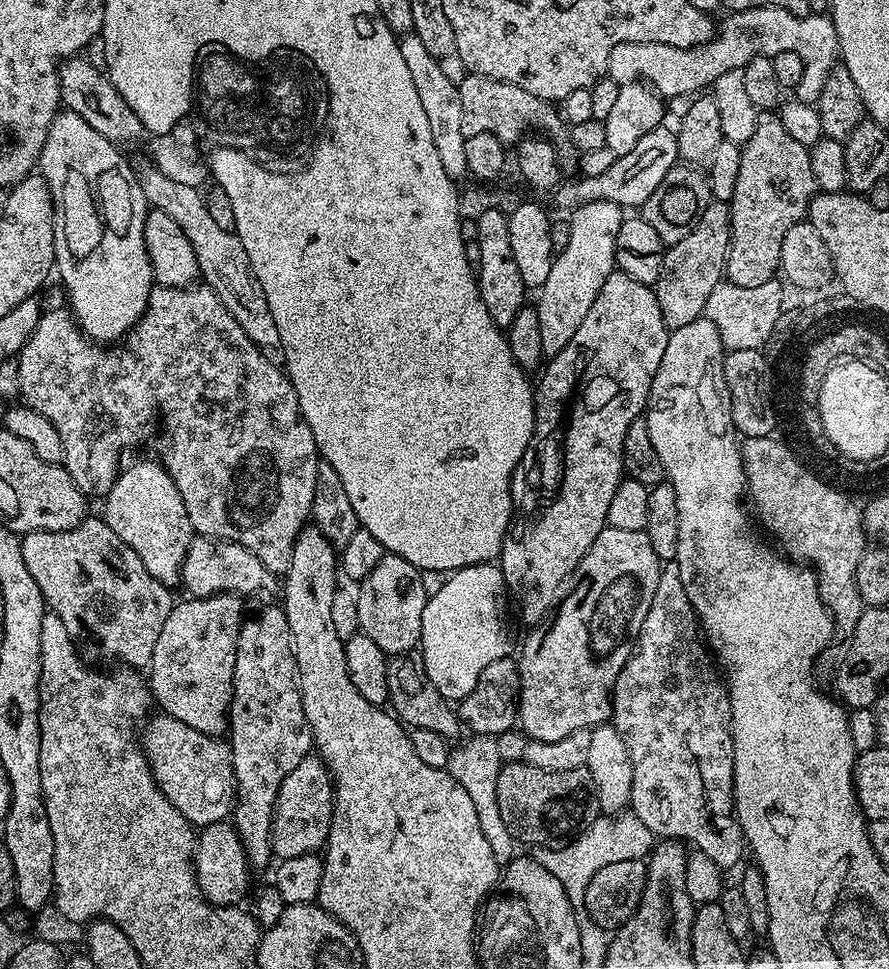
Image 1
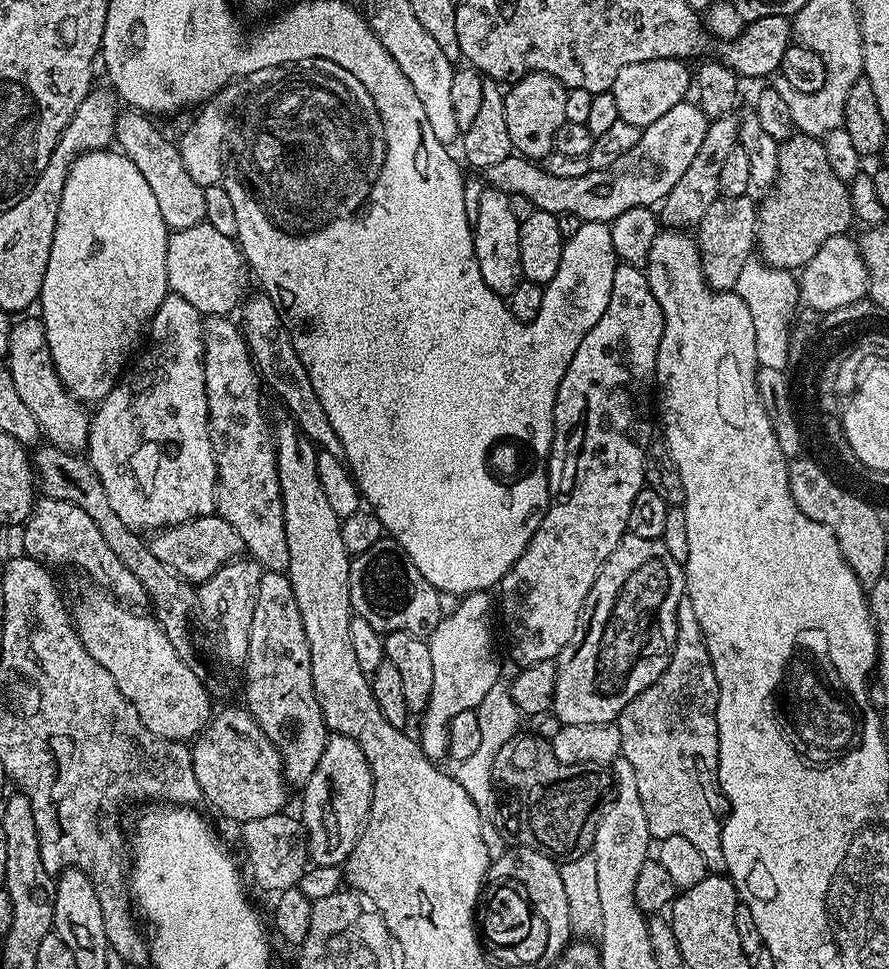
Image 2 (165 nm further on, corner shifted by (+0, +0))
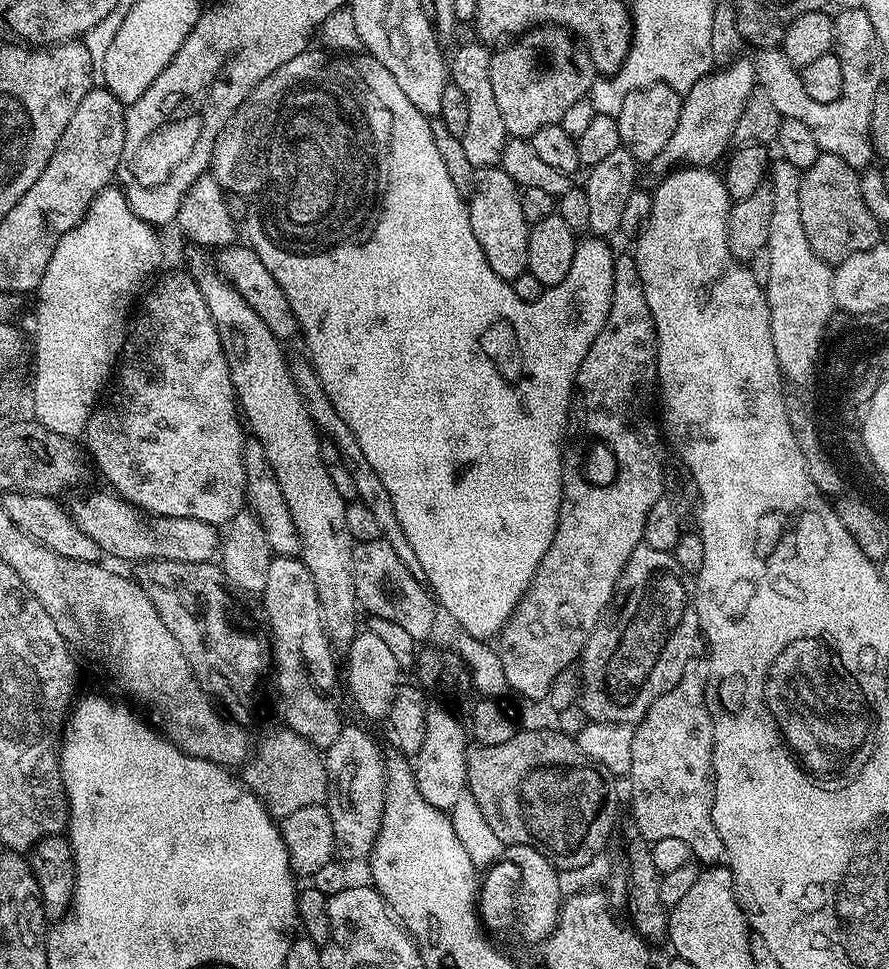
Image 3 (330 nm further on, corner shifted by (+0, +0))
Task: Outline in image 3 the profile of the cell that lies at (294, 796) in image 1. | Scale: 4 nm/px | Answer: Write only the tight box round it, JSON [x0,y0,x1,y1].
[324,727,388,860]

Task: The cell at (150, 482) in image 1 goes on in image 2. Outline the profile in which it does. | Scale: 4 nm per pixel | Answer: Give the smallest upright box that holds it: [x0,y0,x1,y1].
[86,294,216,534]

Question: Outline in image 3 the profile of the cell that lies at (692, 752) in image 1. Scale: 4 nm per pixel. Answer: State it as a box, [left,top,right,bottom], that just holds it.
[628,658,725,866]

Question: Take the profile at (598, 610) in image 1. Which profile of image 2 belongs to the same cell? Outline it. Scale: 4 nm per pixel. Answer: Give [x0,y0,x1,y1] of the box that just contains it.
[550,534,685,724]

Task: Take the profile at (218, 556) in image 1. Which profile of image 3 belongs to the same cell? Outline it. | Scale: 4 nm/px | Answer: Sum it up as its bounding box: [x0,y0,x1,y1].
[70,491,222,563]

